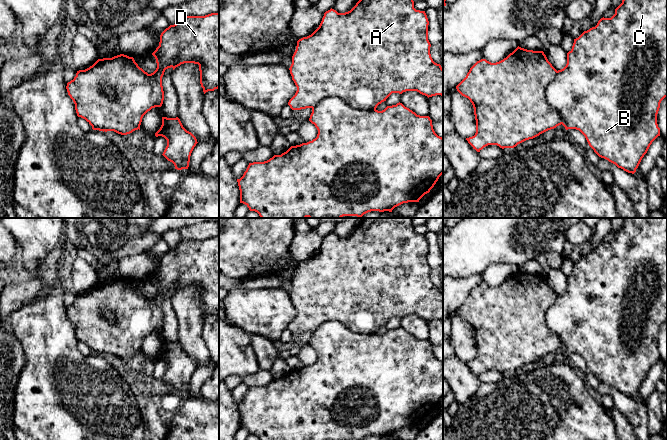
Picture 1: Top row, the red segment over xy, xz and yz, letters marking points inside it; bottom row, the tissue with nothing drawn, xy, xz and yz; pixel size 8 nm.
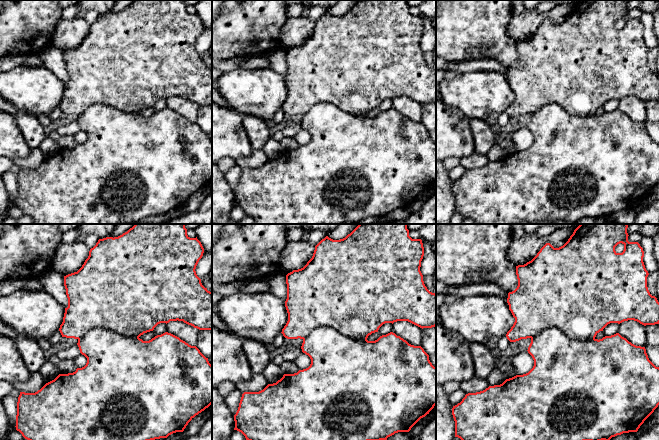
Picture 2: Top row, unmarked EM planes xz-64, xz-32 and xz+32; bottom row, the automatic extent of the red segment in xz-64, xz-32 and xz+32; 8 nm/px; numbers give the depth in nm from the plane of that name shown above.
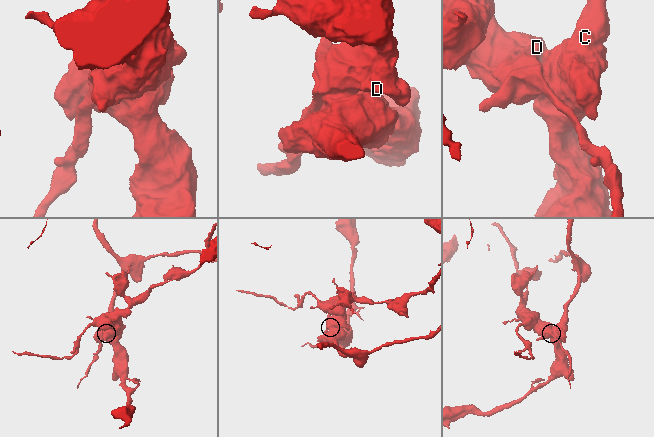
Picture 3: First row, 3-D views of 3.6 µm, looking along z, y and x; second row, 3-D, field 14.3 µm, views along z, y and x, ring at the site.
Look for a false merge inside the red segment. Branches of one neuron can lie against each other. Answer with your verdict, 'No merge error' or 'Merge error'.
Merge error

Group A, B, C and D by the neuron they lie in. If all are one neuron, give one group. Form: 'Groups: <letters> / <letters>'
Groups: A D / B C

